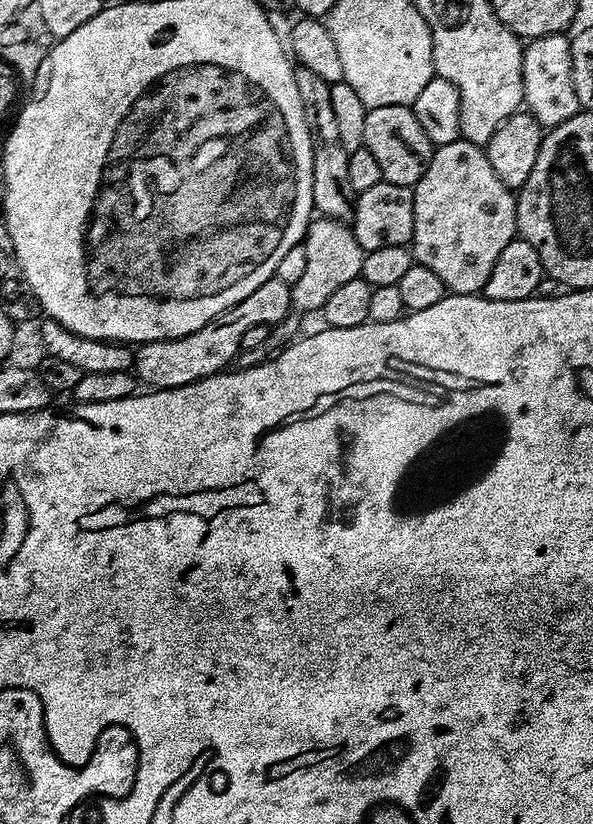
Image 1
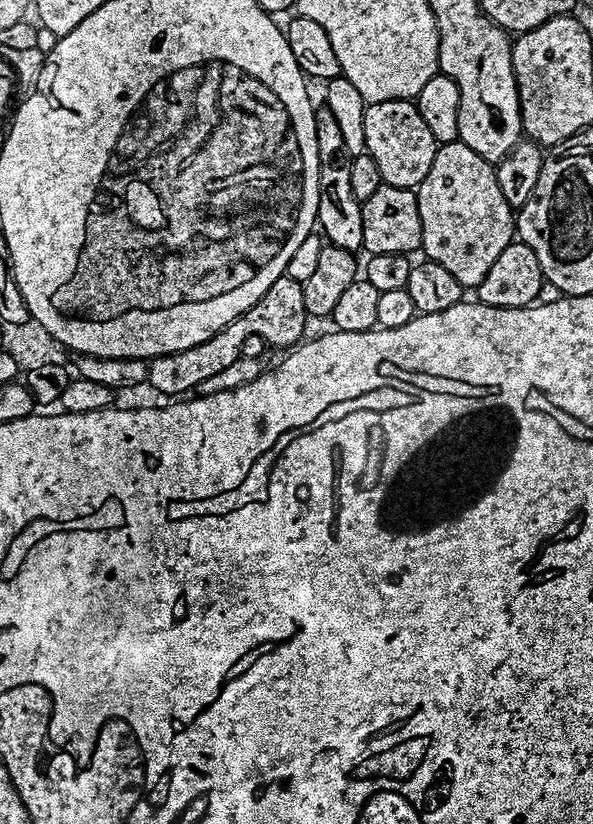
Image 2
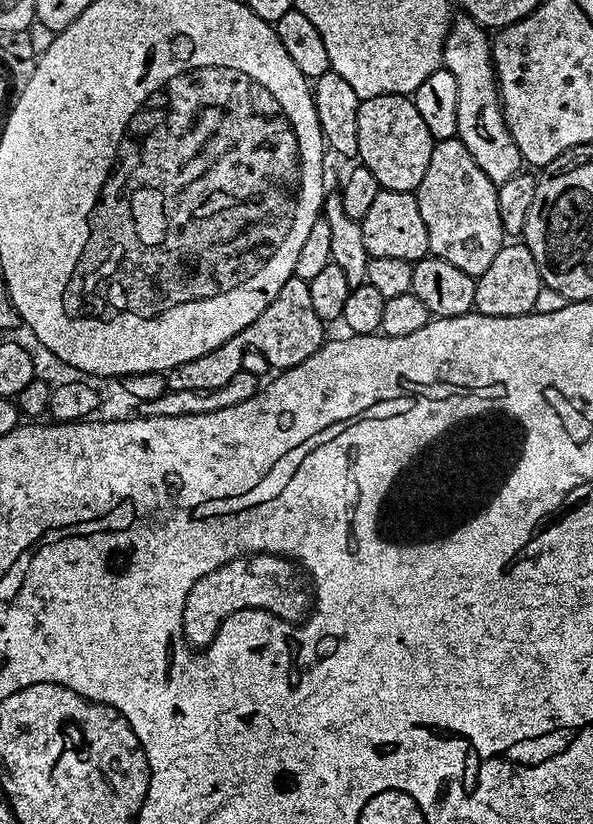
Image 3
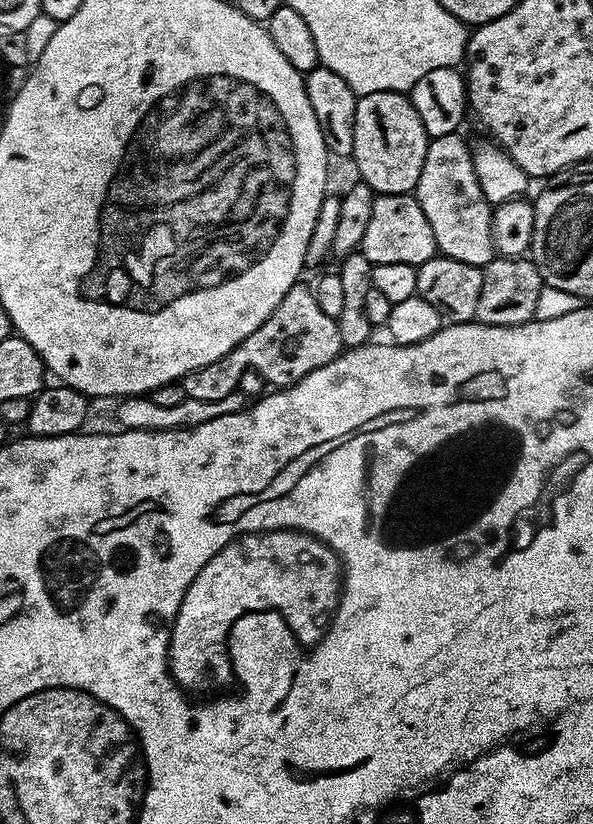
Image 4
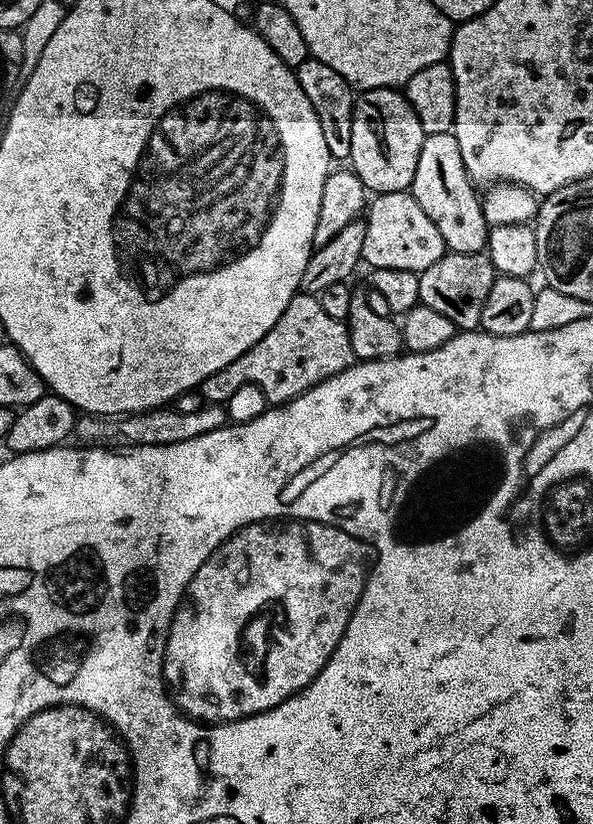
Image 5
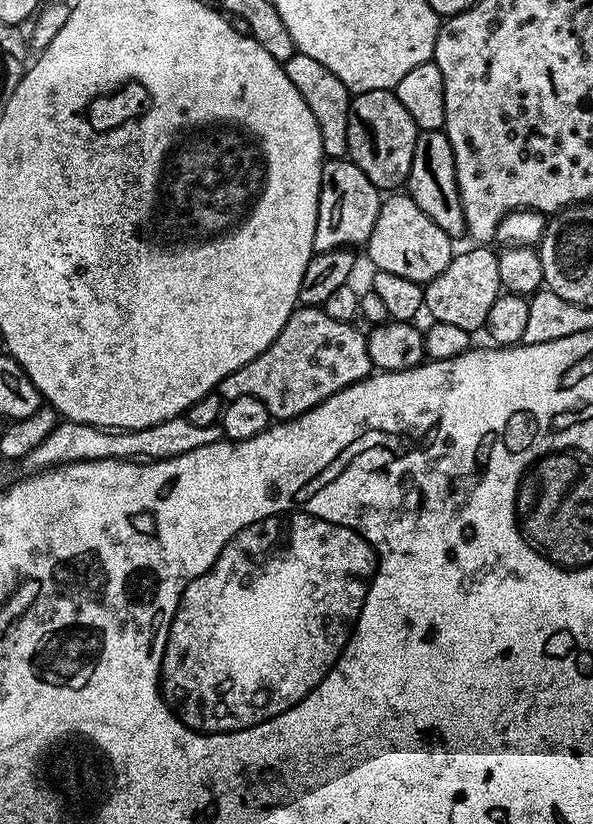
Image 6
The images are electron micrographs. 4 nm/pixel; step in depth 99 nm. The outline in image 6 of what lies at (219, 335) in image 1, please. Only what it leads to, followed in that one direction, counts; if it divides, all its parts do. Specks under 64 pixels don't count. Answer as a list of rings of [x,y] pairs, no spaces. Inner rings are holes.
[[[320,306],[297,307],[269,348],[246,362],[246,366],[234,370],[234,374],[222,378],[220,396],[226,402],[246,395],[256,398],[276,422],[306,414],[306,410],[338,394],[338,390],[372,375],[368,338],[356,326],[330,318]]]

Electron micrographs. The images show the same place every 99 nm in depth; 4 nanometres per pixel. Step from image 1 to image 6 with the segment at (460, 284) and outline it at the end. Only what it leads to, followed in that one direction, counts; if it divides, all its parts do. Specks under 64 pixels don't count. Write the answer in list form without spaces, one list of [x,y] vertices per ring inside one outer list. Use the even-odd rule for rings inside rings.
[[[443,130],[439,132],[420,132],[414,146],[414,162],[410,166],[410,174],[406,181],[407,195],[434,222],[434,226],[442,229],[447,236],[459,238],[465,235],[462,202],[458,194],[458,178],[454,166],[454,150]]]

